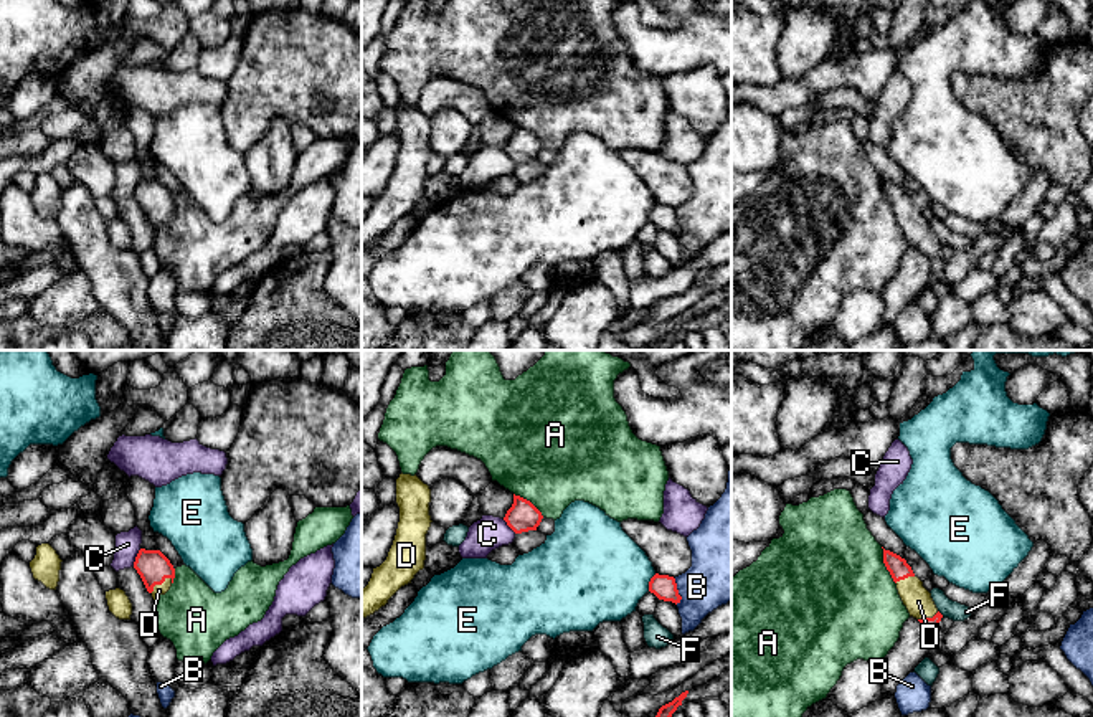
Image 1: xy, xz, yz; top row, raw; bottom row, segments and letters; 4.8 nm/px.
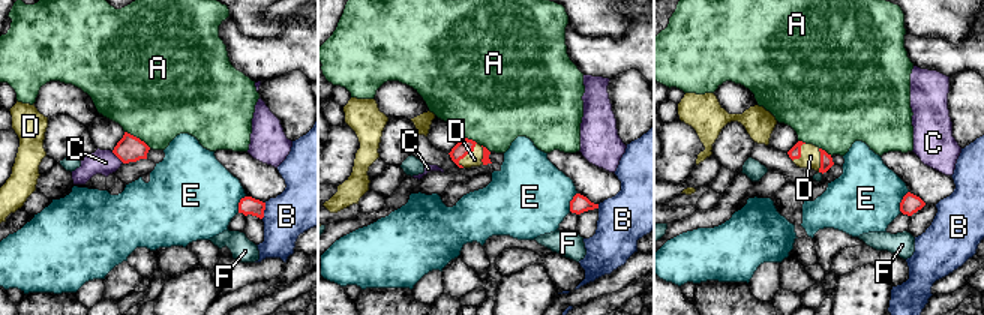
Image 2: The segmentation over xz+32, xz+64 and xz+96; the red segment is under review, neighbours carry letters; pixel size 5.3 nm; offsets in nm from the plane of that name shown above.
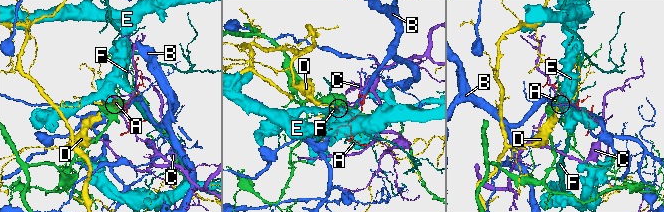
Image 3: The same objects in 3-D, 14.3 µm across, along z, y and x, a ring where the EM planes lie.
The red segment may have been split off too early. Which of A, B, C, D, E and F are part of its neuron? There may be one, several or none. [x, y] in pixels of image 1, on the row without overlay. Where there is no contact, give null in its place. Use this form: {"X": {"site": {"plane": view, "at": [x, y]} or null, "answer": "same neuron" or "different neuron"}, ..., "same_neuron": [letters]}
{"A": {"site": {"plane": "yz", "at": [885, 195]}, "answer": "different neuron"}, "B": {"site": {"plane": "xz", "at": [677, 222]}, "answer": "different neuron"}, "C": {"site": {"plane": "xy", "at": [136, 187]}, "answer": "different neuron"}, "D": {"site": {"plane": "xy", "at": [160, 213]}, "answer": "same neuron"}, "E": {"site": {"plane": "xz", "at": [649, 212]}, "answer": "different neuron"}, "F": {"site": {"plane": "yz", "at": [940, 243]}, "answer": "different neuron"}, "same_neuron": ["D"]}

